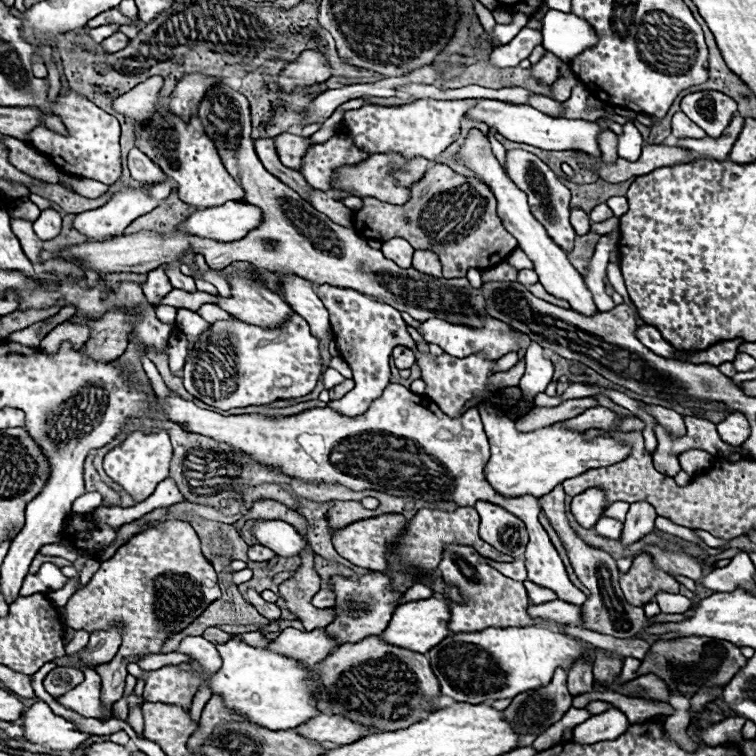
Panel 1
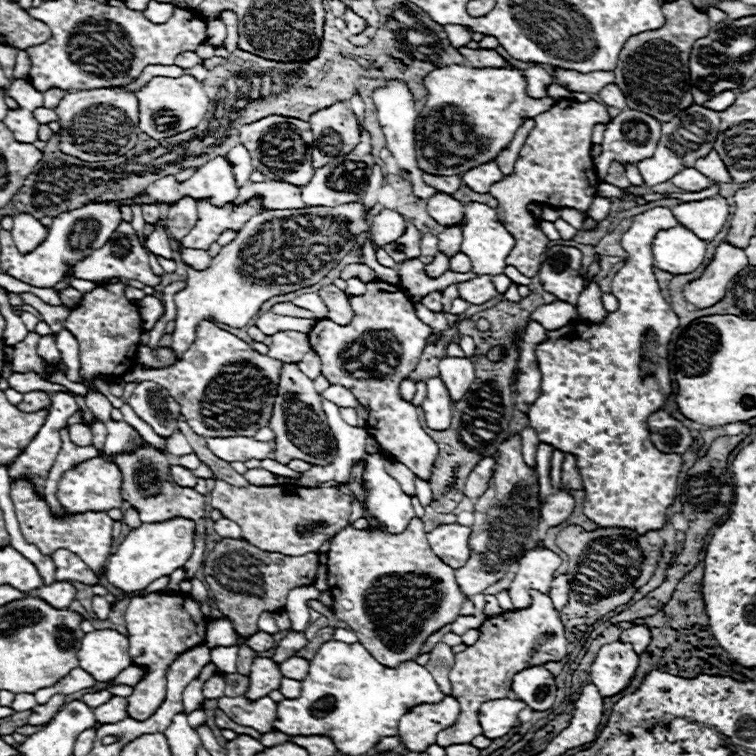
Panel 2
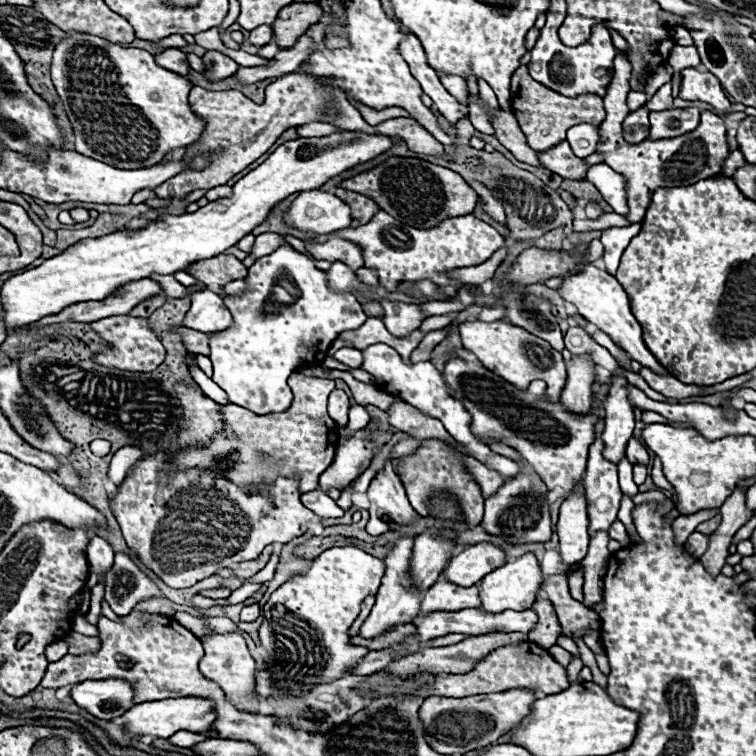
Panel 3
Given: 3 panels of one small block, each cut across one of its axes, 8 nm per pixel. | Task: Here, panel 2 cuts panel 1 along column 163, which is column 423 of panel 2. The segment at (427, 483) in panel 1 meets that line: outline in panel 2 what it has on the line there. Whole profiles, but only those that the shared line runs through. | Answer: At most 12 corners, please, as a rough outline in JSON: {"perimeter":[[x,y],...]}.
{"perimeter":[[438,376],[422,402],[432,430],[450,428],[452,402]]}

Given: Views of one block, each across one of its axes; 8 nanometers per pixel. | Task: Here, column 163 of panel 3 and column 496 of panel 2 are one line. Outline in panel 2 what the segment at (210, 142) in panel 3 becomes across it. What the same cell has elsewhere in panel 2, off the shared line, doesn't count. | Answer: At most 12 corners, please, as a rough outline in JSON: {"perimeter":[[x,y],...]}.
{"perimeter":[[596,100],[536,116],[514,172],[490,188],[516,240],[506,264],[538,274],[546,236],[526,204],[588,212],[598,188]]}

